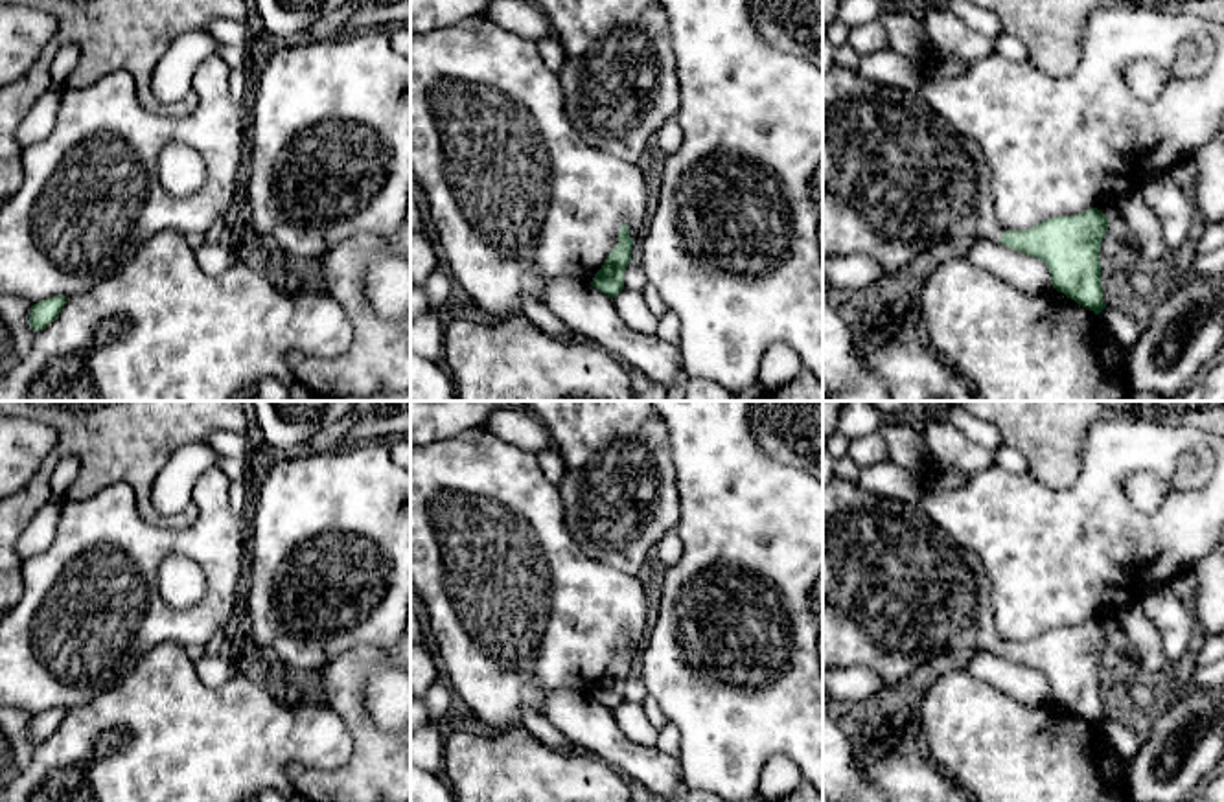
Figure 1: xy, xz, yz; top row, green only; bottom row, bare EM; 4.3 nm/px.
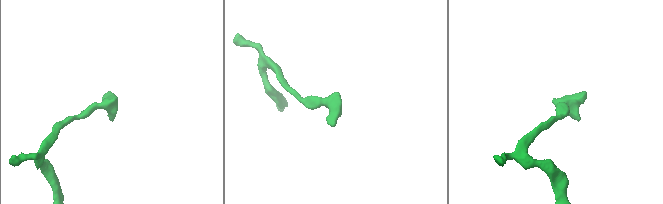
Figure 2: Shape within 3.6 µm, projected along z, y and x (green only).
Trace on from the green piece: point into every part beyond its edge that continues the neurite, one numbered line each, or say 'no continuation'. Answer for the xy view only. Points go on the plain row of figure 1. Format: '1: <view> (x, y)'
no continuation

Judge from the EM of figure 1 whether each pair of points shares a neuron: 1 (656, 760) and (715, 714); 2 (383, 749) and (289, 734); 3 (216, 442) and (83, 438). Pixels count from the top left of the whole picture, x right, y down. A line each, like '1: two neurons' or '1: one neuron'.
1: two neurons
2: two neurons
3: two neurons

